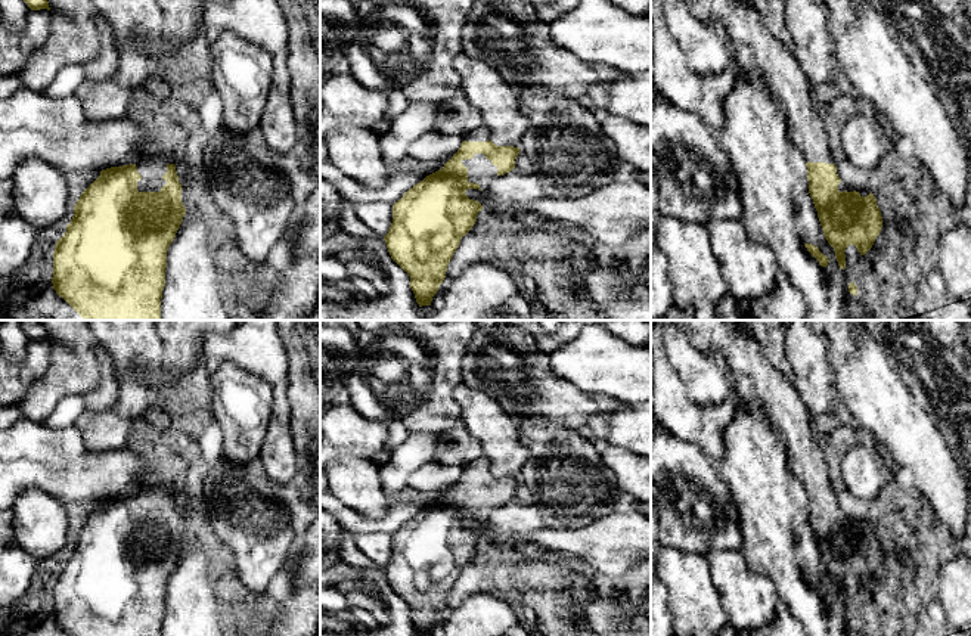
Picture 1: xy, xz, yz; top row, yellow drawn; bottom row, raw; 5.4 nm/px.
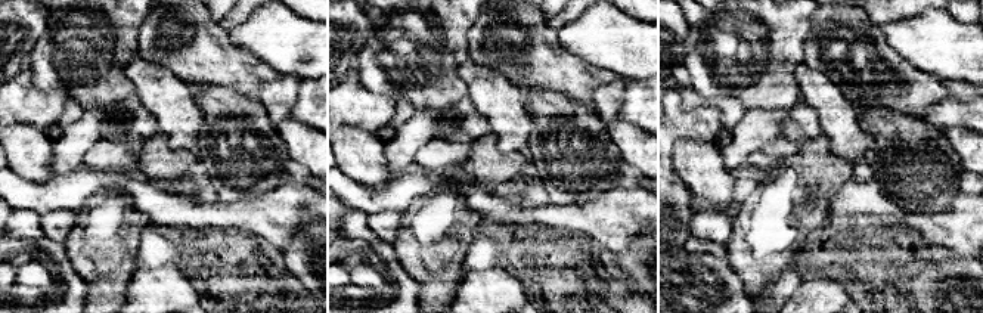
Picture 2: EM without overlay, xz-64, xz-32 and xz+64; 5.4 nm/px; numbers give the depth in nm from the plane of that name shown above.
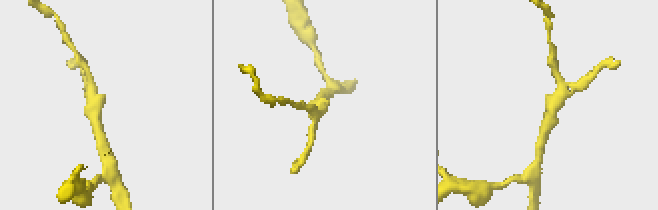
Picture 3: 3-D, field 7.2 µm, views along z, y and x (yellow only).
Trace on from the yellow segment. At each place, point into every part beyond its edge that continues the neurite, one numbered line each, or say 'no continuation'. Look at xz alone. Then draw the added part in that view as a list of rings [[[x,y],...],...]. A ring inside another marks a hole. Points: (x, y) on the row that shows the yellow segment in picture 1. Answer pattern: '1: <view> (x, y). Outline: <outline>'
1: xz (480, 170). Outline: [[[475,153],[472,159],[463,159],[462,164],[468,168],[468,182],[488,190],[488,182],[497,176],[497,167],[484,153]]]

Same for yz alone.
1: yz (751, 46). Outline: [[[682,0],[694,15],[705,22],[717,22],[726,34],[730,62],[766,84],[773,102],[784,114],[791,145],[801,152],[806,162],[834,164],[823,121],[813,109],[810,83],[789,47],[781,43],[763,24],[757,10],[747,0]]]

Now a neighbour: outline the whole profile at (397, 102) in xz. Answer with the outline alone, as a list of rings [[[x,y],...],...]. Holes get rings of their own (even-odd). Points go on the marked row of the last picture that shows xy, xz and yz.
[[[387,90],[387,97],[388,97],[388,109],[384,115],[384,120],[393,121],[409,106],[410,100],[401,90]]]

